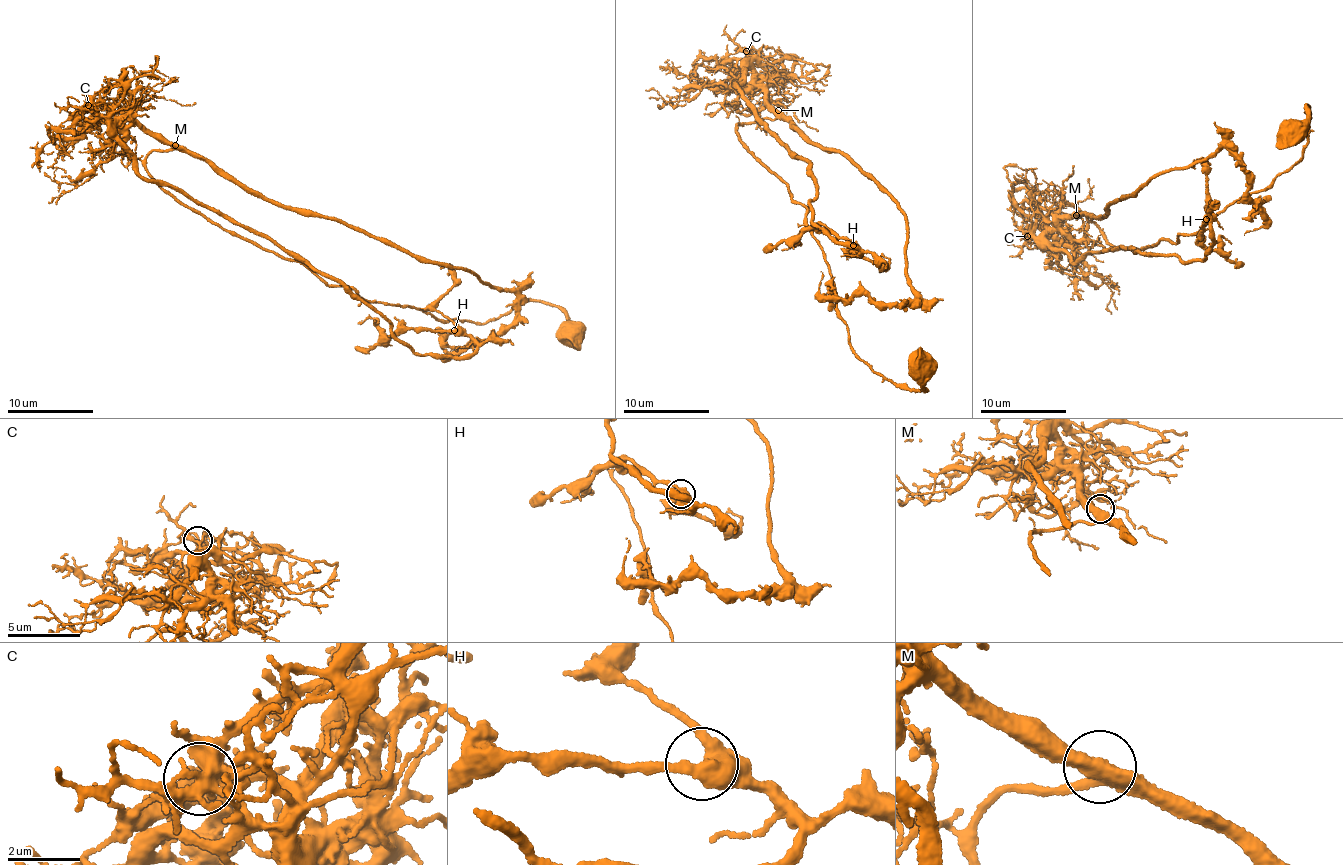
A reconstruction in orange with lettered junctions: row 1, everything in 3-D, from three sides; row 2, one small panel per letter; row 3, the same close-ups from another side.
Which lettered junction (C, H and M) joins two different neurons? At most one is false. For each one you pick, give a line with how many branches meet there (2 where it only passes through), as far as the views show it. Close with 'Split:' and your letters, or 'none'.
C: 5
Split: C

